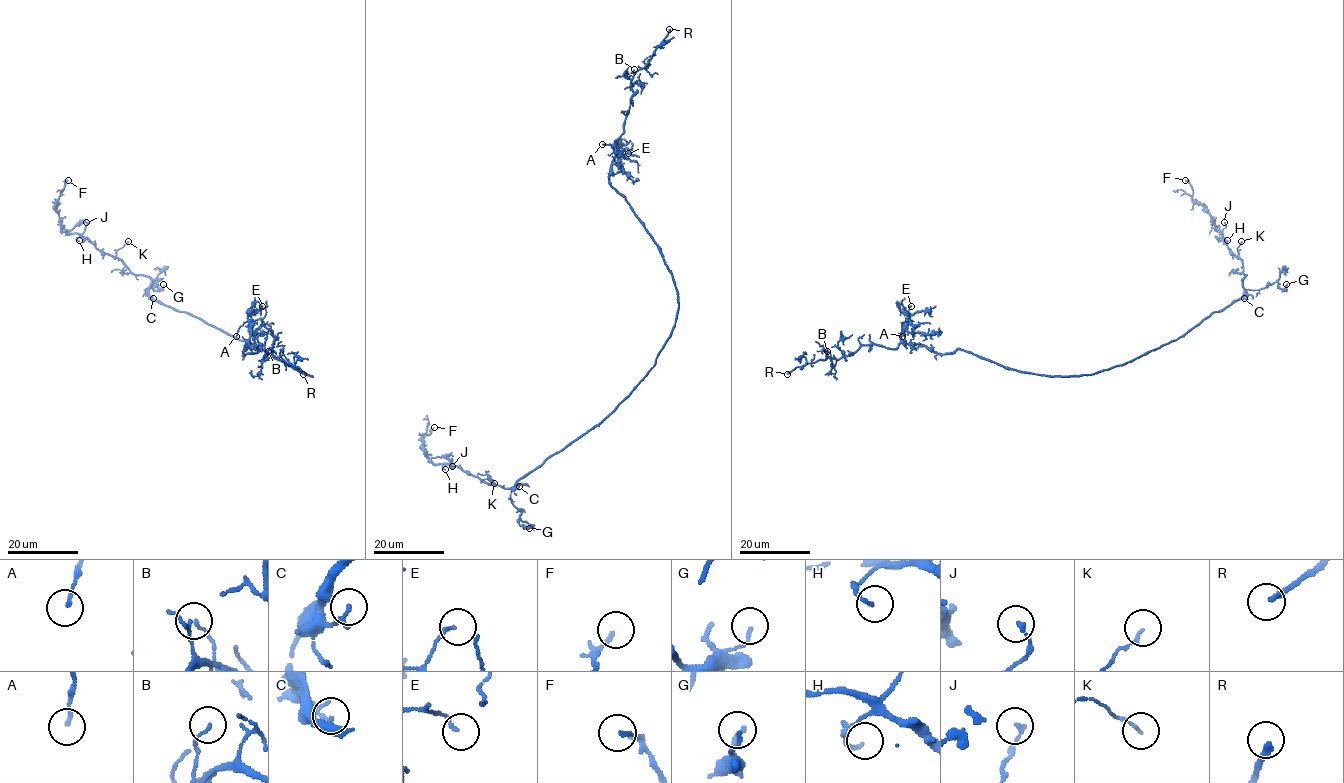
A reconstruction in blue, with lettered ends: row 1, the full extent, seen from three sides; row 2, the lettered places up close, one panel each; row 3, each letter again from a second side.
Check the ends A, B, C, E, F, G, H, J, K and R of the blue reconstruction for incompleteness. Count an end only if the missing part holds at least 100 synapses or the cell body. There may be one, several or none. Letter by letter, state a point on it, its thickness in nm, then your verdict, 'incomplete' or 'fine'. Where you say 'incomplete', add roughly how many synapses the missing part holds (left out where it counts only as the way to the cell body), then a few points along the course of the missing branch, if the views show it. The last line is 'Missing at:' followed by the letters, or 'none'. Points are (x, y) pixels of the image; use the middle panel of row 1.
A: place (602, 144); calibre 140 nm; fine
B: place (634, 69); calibre 110 nm; fine
C: place (519, 486); calibre 140 nm; fine
E: place (628, 153); calibre 130 nm; fine
F: place (434, 427); calibre 100 nm; fine
G: place (529, 528); calibre 130 nm; fine
H: place (445, 469); calibre 110 nm; fine
J: place (452, 466); calibre 160 nm; fine
K: place (494, 483); calibre 110 nm; fine
R: place (669, 29); calibre 240 nm; incomplete; course (669, 29), (687, 21), (677, 17), (665, 23), (645, 24), (632, 20), (591, 37)
Missing at: R

